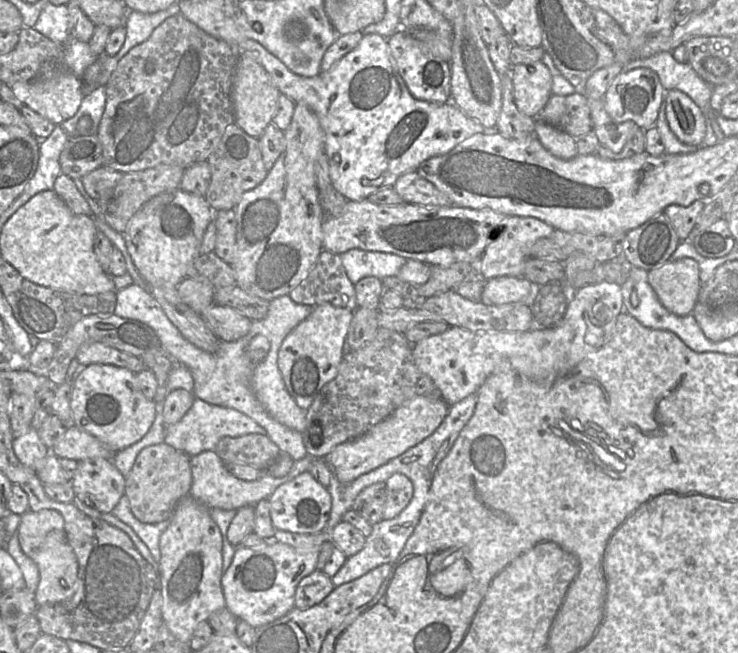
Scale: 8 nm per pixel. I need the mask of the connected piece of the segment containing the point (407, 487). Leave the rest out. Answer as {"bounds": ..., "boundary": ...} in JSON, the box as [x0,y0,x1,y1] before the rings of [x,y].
{"bounds":[383,473,413,520],"boundary":[[[395,473],[385,481],[384,492],[383,519],[388,520],[398,516],[409,504],[413,496],[413,484],[407,476]]]}

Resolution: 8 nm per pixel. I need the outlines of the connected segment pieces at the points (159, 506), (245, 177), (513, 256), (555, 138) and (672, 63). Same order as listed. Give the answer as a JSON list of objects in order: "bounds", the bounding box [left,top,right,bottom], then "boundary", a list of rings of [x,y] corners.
[{"bounds":[125,443,192,523],"boundary":[[[167,443],[155,444],[142,449],[130,472],[125,476],[125,496],[129,499],[131,512],[142,522],[157,523],[171,519],[177,504],[186,495],[190,495],[192,472],[190,457],[184,452],[176,450]]]},{"bounds":[204,123,268,212],"boundary":[[[235,123],[226,128],[218,145],[206,161],[211,169],[211,180],[204,197],[214,212],[234,209],[243,194],[260,185],[268,174],[258,138],[250,136]]]},{"bounds":[472,216,555,280],"boundary":[[[507,216],[502,221],[500,235],[484,250],[477,261],[472,261],[473,273],[488,280],[495,277],[524,277],[526,262],[531,258],[530,249],[542,238],[548,237],[555,229],[534,217]]]},{"bounds":[533,119,577,159],"boundary":[[[541,119],[536,121],[533,135],[546,150],[558,158],[571,159],[577,155],[577,139]]]},{"bounds":[623,51,715,117],"boundary":[[[671,51],[659,52],[647,58],[635,59],[625,65],[623,72],[649,68],[657,73],[666,91],[680,90],[687,94],[706,114],[715,117],[710,108],[714,86],[704,81],[688,63],[676,61]]]}]

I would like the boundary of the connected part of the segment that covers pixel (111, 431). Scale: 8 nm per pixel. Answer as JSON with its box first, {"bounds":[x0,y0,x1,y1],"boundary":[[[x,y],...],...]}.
{"bounds":[70,364,157,451],"boundary":[[[91,364],[77,370],[77,376],[71,383],[70,407],[73,426],[92,434],[113,451],[119,451],[138,442],[153,424],[157,406],[138,388],[136,373],[114,365]]]}

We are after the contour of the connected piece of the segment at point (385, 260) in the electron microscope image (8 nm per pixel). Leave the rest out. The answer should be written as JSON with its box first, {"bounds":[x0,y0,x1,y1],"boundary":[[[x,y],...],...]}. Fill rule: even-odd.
{"bounds":[340,248,407,284],"boundary":[[[358,248],[340,254],[347,277],[353,284],[365,277],[380,279],[397,276],[407,259],[392,253]]]}

